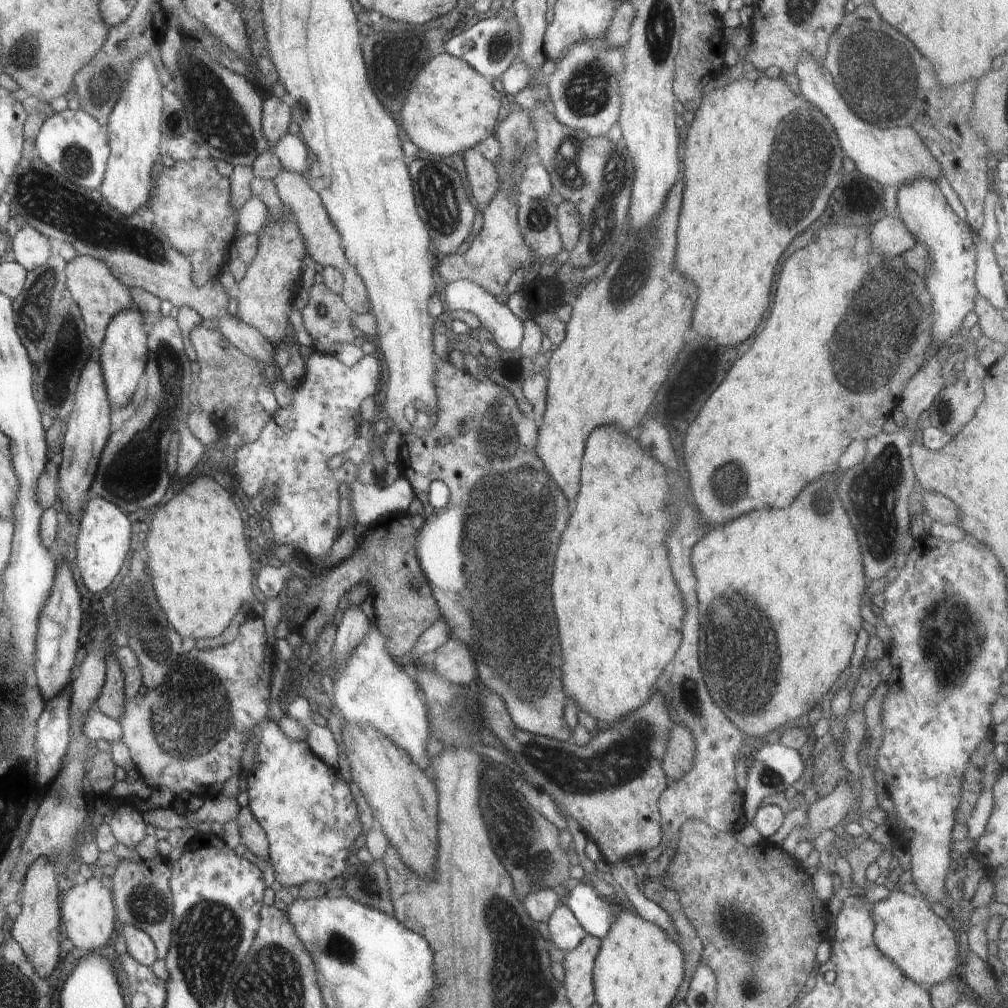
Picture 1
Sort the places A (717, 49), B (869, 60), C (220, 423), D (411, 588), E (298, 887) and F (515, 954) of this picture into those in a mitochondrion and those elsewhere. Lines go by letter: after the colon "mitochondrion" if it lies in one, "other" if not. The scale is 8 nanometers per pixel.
A: other
B: mitochondrion
C: other
D: mitochondrion
E: other
F: mitochondrion

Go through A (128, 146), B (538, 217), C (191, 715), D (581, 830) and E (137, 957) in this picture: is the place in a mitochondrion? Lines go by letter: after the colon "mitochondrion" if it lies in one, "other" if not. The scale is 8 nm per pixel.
A: other
B: mitochondrion
C: mitochondrion
D: other
E: other

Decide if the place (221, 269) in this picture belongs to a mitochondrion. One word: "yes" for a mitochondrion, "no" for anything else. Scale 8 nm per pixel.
no

